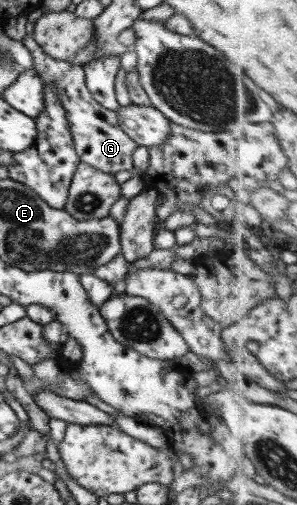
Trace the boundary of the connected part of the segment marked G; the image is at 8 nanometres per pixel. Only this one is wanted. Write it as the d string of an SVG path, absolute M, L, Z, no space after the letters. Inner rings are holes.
M26 34L23 44L32 54L36 73L40 75L42 81L48 82L48 84L56 84L56 88L59 89L60 100L66 111L76 154L81 163L86 163L110 176L114 176L120 171L135 173L132 155L136 151L138 143L122 130L117 111L111 111L96 102L96 99L88 90L88 86L86 86L83 66L78 67L78 65L72 65L69 61L50 58L36 43L31 34Z

